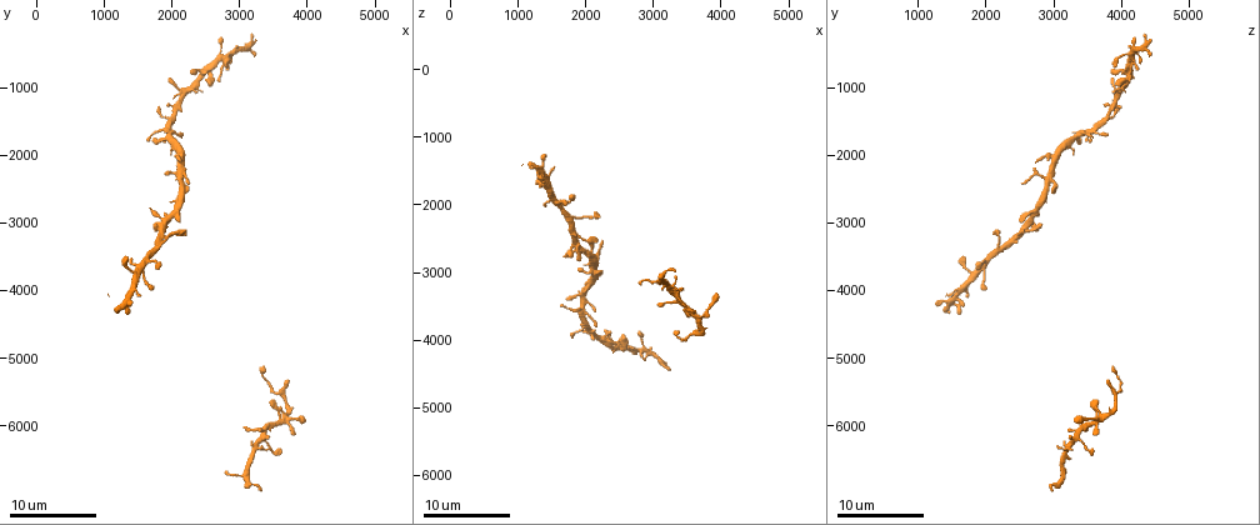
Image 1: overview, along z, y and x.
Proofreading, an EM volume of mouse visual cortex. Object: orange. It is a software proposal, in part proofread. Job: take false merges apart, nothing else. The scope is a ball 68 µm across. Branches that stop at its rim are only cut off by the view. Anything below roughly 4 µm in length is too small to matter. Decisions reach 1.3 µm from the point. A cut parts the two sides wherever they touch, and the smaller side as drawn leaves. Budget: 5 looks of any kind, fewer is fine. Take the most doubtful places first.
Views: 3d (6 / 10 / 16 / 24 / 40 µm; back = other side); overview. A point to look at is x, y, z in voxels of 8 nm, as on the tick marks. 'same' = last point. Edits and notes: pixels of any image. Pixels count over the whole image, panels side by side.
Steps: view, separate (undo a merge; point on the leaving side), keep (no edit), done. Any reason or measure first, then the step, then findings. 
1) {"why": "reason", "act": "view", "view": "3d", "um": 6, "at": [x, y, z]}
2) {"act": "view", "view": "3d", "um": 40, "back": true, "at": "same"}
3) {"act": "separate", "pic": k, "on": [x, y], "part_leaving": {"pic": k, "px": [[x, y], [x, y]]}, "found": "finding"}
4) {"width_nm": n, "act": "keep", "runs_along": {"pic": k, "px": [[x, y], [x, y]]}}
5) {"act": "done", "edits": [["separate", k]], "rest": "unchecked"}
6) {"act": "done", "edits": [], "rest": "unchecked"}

{"why": "four-way junction", "act": "view", "view": "3d", "um": 16, "at": [2200, 2350, 2850]}

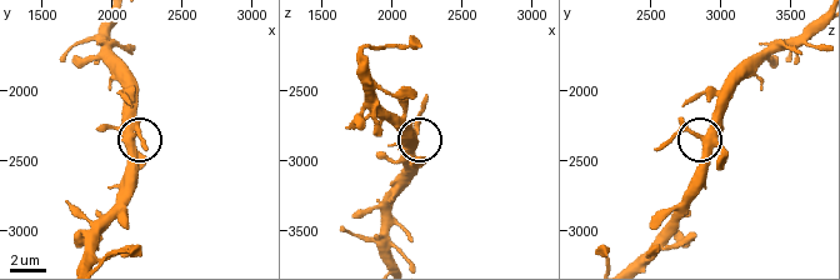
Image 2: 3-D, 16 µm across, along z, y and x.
{"arms": 4, "act": "keep", "found": "one neuron here"}

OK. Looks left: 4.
{"why": "thick turns thin", "act": "view", "view": "3d", "um": 16, "at": [3650, 5700, 3900]}

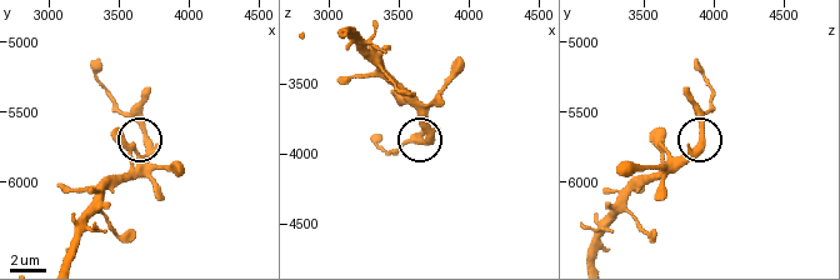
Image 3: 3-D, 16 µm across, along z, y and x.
{"act": "keep", "found": "all the same neuron"}

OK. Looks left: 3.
{"why": "four arms meet", "act": "view", "view": "3d", "um": 10, "at": [2150, 1250, 3900]}

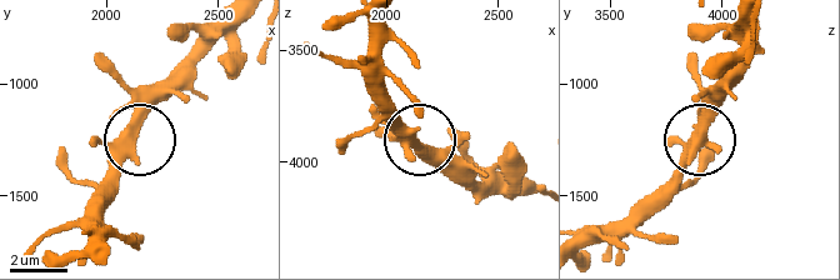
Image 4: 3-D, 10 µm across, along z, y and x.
{"act": "keep", "found": "all the same neuron"}

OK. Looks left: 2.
{"act": "done", "edits": [], "rest": "unchecked"}

